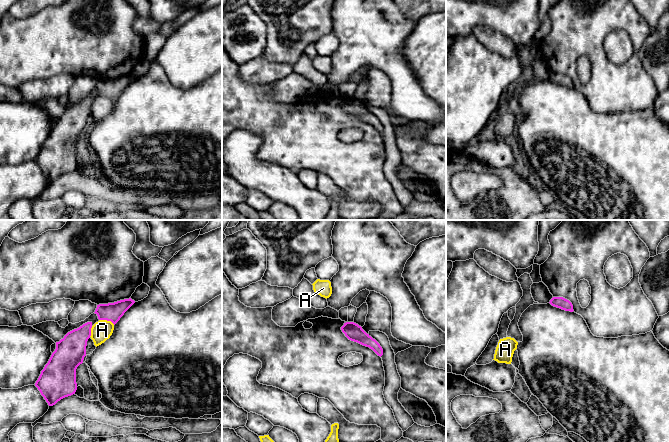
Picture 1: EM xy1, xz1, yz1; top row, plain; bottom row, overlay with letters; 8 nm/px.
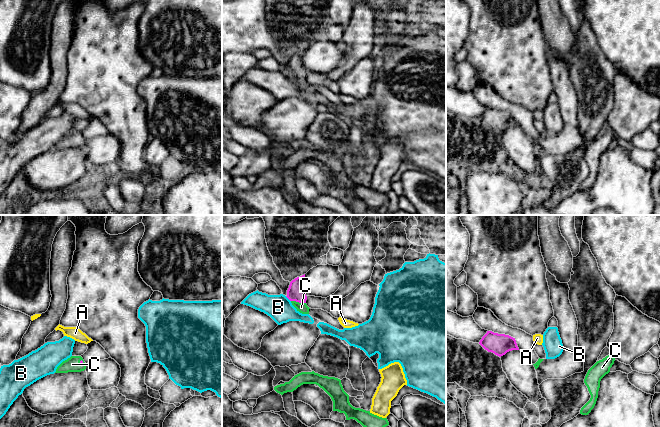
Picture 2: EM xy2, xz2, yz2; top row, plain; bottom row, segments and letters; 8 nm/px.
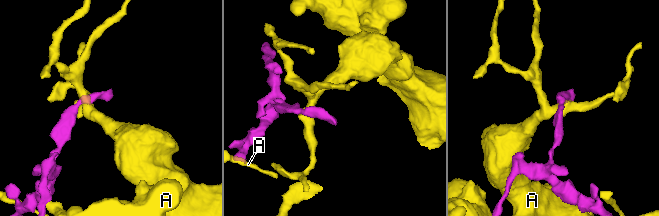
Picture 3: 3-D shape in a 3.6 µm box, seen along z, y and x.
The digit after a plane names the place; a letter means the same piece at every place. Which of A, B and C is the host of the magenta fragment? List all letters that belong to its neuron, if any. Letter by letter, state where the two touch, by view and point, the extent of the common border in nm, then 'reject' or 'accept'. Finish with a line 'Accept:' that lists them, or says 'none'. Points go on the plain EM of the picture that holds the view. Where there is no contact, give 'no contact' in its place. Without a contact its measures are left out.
A: xy1 (107, 96) | 130 nm | reject
B: xz2 (288, 74) | 60 nm | reject
C: xz2 (298, 77) | 120 nm | accept
Accept: C

